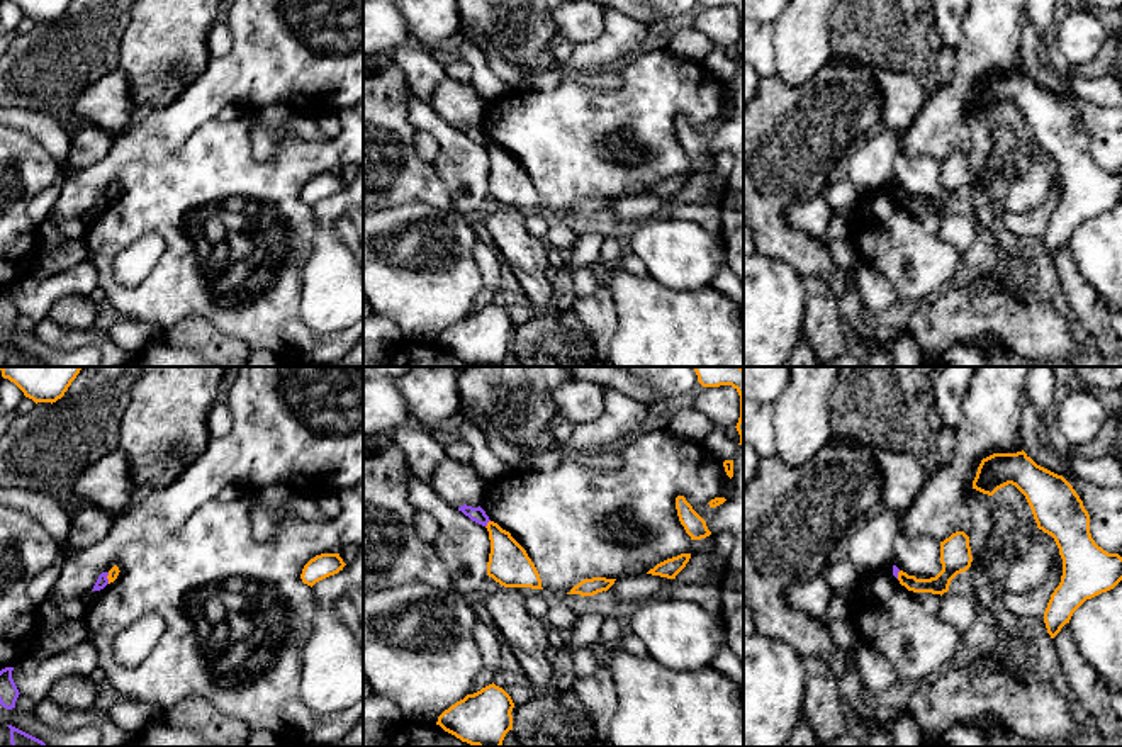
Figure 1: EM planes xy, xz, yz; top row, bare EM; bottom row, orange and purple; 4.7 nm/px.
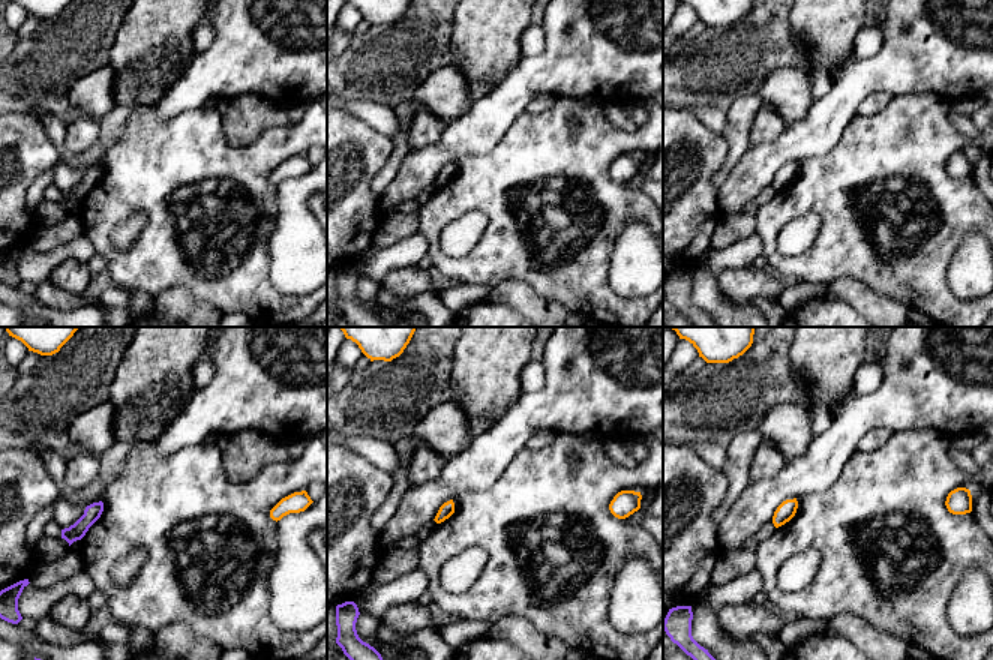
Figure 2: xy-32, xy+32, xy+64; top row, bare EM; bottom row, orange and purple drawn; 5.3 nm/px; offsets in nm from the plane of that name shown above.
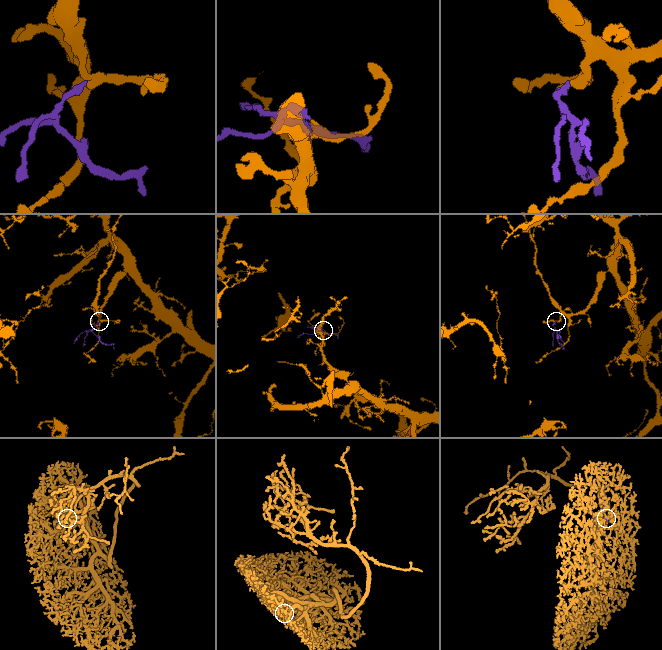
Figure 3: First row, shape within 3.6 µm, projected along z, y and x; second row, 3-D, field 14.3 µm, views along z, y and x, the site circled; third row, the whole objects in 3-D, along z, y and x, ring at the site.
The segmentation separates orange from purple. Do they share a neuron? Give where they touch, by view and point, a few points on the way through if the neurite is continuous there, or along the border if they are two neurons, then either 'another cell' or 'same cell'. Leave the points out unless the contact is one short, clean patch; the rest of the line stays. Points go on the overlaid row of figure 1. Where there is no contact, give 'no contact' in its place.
meets orange in xz at (488, 523); border along xz (489, 520), (486, 527); another cell

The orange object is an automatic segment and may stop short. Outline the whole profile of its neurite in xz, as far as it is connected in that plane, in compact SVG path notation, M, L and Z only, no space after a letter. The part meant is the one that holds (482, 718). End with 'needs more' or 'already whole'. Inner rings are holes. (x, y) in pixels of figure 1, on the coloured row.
M492 682L445 710L436 725L470 745L501 747L513 730L513 708L511 696Z; already whole

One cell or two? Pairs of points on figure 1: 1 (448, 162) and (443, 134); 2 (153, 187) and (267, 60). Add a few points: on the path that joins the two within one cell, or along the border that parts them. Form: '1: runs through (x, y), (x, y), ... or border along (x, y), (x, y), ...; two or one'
1: runs through (448, 155), (448, 141); one
2: border along (214, 117), (202, 123), (182, 141); two

